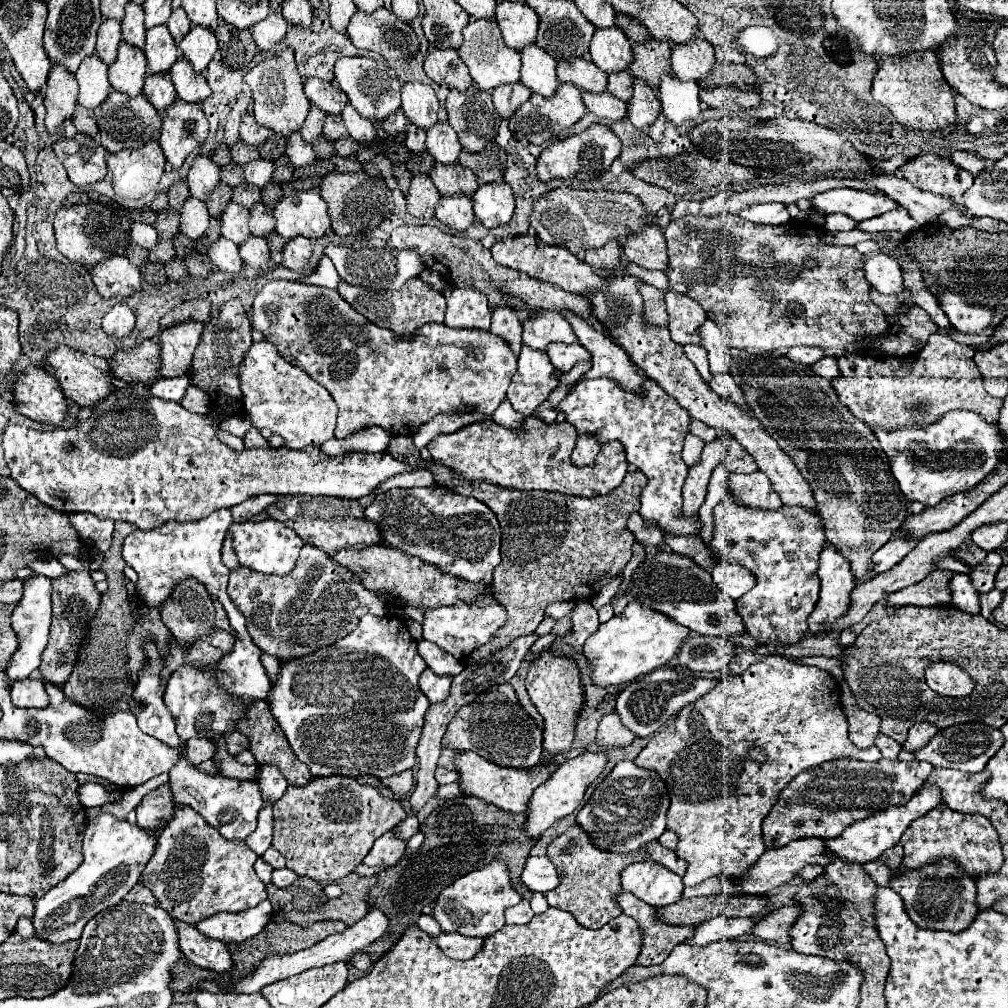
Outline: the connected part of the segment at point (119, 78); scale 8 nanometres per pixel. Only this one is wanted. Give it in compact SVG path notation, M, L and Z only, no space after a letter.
M121 42L117 60L109 66L109 82L113 90L121 90L123 94L129 94L129 98L135 98L143 92L145 78L147 62L143 50Z

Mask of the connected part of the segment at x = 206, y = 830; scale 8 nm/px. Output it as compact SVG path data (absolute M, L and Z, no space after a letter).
M191 806L177 808L157 840L157 850L143 870L143 884L173 918L193 924L217 912L241 912L267 898L253 864L257 854L239 840L225 840Z

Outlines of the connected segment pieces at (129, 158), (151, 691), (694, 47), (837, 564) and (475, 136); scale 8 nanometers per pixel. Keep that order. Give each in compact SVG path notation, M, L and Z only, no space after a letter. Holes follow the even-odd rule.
M155 140L139 150L121 150L107 156L113 190L123 198L133 200L157 192L165 164L163 150Z
M151 642L145 644L143 650L149 664L139 672L139 682L131 694L131 712L137 716L139 728L145 734L181 750L185 744L177 738L173 716L163 704L163 688L159 676L163 660ZM137 704L143 704L143 708L137 708Z
M695 38L689 44L675 44L671 52L671 68L677 78L699 82L707 78L715 66L713 46L701 38Z
M831 544L821 552L817 574L821 580L821 594L815 610L807 618L807 636L825 632L825 624L833 624L837 618L845 616L851 602L851 590L855 588L849 562Z
M475 86L465 92L451 90L445 106L449 124L459 134L459 142L467 152L481 152L497 138L501 116L497 114L489 92L477 90Z

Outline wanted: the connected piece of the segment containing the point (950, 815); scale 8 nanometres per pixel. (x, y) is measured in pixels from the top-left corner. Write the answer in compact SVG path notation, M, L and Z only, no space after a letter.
M935 806L929 814L917 818L911 822L911 826L905 830L901 844L905 848L905 856L901 862L901 870L917 870L925 864L933 864L939 858L949 858L957 862L971 878L977 878L981 874L995 874L1003 866L1003 850L1001 842L997 838L997 832L993 830L993 824L981 816L981 814L961 814L955 810L949 810L949 806Z

